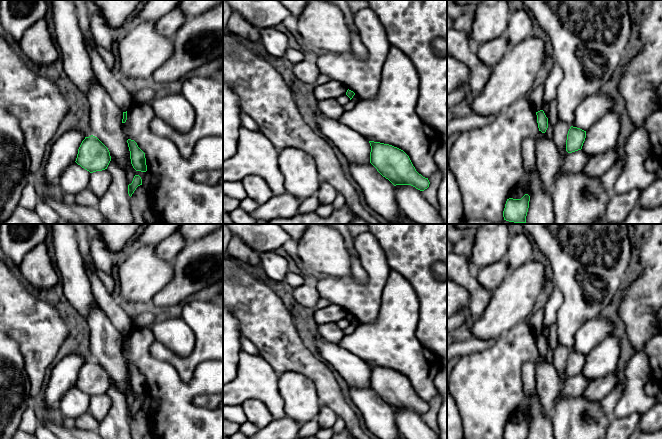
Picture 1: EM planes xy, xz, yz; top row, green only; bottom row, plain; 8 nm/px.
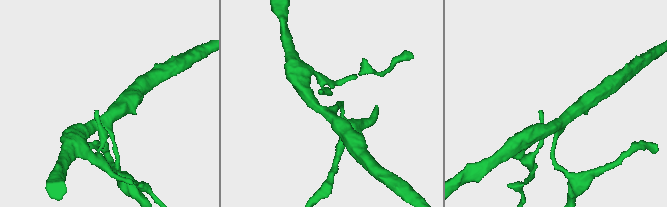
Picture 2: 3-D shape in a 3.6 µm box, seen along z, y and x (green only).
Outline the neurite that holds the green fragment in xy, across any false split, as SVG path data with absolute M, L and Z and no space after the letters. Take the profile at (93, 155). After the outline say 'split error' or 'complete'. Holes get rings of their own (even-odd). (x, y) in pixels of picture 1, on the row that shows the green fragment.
M95 136L85 137L76 158L76 163L90 173L107 169L111 161L108 148Z; complete

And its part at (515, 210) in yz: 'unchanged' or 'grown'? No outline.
unchanged

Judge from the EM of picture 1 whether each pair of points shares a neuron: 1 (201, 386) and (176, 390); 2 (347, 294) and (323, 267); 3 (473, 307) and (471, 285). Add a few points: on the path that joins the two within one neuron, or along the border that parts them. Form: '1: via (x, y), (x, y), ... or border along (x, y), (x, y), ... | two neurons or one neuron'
1: via (195, 387), (189, 390), (182, 390) | one neuron
2: border along (316, 275), (351, 277) | two neurons
3: via (474, 302), (474, 290) | one neuron

